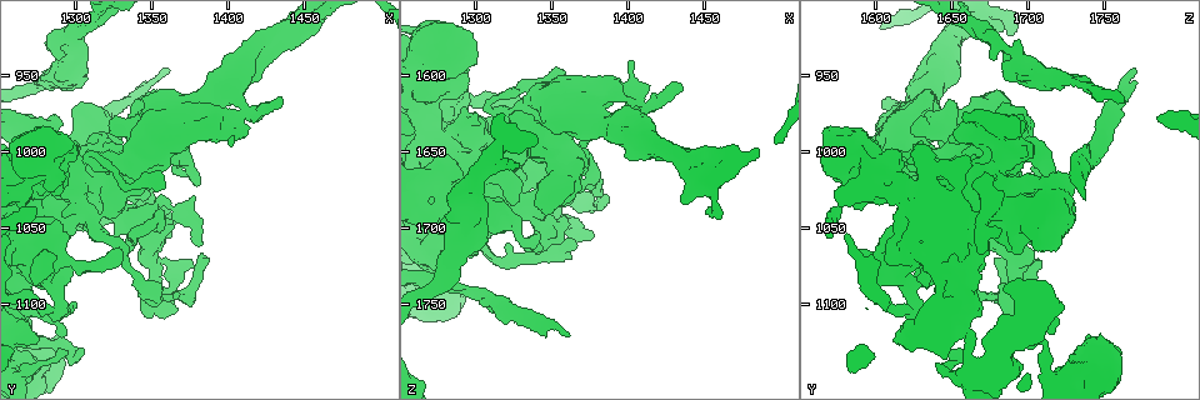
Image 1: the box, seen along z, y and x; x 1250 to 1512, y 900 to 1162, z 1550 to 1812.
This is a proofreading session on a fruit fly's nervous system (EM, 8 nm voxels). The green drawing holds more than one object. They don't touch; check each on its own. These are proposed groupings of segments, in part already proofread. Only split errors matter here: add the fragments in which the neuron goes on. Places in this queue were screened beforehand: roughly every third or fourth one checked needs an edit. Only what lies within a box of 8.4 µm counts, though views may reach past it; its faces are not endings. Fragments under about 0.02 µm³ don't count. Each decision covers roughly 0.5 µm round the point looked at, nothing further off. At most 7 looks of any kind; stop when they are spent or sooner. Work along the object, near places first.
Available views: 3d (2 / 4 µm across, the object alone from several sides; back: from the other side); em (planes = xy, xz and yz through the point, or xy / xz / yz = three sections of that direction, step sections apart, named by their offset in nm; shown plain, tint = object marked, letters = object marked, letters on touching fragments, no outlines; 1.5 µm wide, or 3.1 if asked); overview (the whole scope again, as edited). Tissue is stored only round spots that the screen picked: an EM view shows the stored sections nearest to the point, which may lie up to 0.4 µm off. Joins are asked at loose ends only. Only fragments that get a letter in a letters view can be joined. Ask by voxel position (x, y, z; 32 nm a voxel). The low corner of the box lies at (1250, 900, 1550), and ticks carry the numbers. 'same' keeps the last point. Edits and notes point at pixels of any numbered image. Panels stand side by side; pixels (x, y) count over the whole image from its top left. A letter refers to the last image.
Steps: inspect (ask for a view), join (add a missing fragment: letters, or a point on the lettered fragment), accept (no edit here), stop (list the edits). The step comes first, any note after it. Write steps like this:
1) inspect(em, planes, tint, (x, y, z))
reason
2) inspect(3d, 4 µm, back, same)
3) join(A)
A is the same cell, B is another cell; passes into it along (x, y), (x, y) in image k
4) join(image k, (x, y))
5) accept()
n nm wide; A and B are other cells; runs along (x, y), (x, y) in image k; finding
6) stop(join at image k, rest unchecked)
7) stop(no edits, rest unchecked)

inspect(3d, 4 µm, (1282, 928, 1692))
thick end

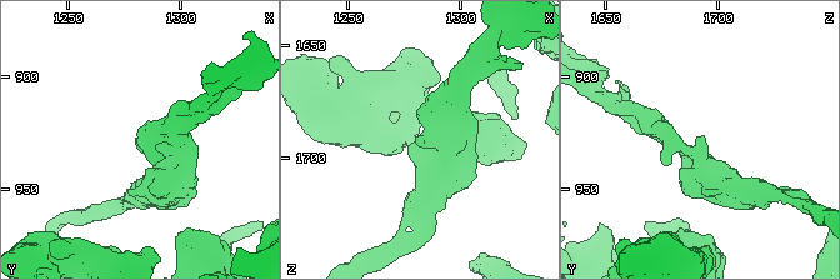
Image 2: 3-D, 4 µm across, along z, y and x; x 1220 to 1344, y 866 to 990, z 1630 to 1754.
inspect(em, yz, step 8, letters, (1283, 926, 1692))

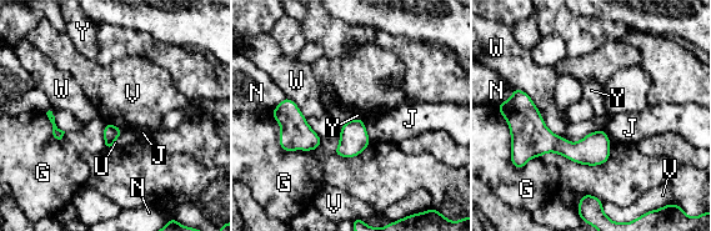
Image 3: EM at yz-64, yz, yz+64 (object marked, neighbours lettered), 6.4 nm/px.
accept()
G, J, N, U, V, W and Y are other cells; runs along (520, 98), (551, 142), (606, 155) in image 3; no lettered fragment goes on from it

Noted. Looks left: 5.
inspect(em, planes, letters, (1360, 948, 1772))
branch stops here

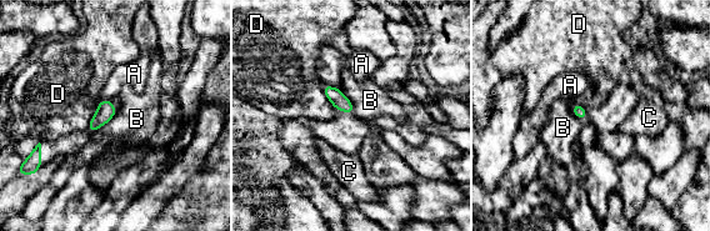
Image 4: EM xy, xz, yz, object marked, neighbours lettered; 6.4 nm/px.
accept()
80 nm wide; A, B, C and D are other cells; border along (116, 109), (116, 113), (93, 132) in image 4; none of them fits

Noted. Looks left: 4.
inspect(3d, 4 µm, (1412, 984, 1608))

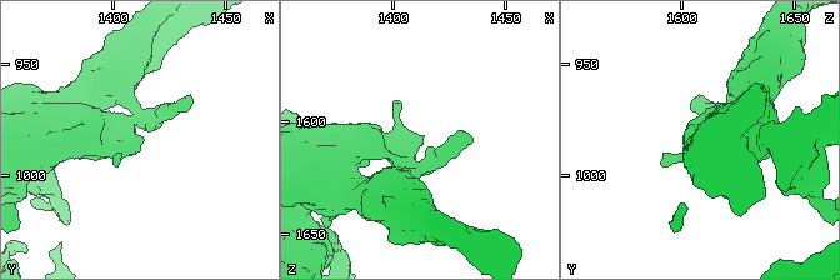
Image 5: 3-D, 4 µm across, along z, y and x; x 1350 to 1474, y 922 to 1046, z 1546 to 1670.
inspect(em, planes, letters, (1410, 982, 1610))

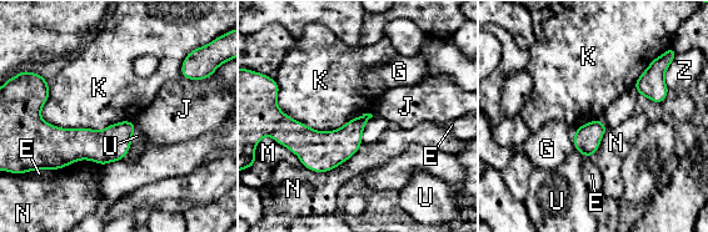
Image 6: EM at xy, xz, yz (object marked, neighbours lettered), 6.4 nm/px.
accept()
E, G, J, K, M, N, U and Z are other cells; border along (39, 112), (59, 127), (134, 124) in image 6; no lettered fragment goes on from it

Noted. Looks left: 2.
stop(no edits, rest unchecked)

